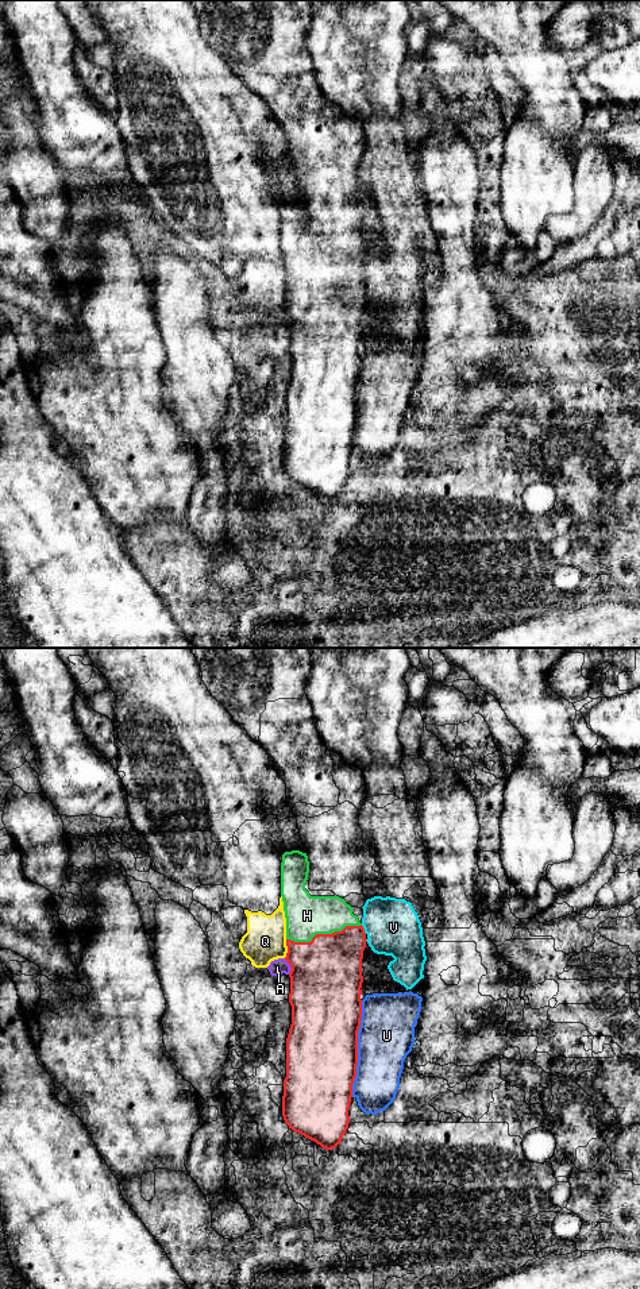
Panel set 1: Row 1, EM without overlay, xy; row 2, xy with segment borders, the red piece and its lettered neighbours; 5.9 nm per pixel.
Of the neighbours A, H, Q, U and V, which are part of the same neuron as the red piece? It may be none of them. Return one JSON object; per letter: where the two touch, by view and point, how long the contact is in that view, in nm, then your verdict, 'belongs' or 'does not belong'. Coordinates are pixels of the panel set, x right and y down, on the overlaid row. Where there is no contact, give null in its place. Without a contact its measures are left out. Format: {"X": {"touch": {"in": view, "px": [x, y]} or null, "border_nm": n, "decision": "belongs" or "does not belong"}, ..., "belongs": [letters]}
{"A": {"touch": {"in": "xy", "px": [290, 967]}, "border_nm": 100, "decision": "does not belong"}, "H": {"touch": {"in": "xy", "px": [323, 934]}, "border_nm": 460, "decision": "belongs"}, "Q": {"touch": {"in": "xy", "px": [288, 949]}, "border_nm": 110, "decision": "does not belong"}, "U": {"touch": {"in": "xy", "px": [357, 1049]}, "border_nm": 600, "decision": "does not belong"}, "V": {"touch": {"in": "xy", "px": [363, 929]}, "border_nm": 70, "decision": "does not belong"}, "belongs": ["H"]}

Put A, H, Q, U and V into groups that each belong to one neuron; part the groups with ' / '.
A Q / H / U V

